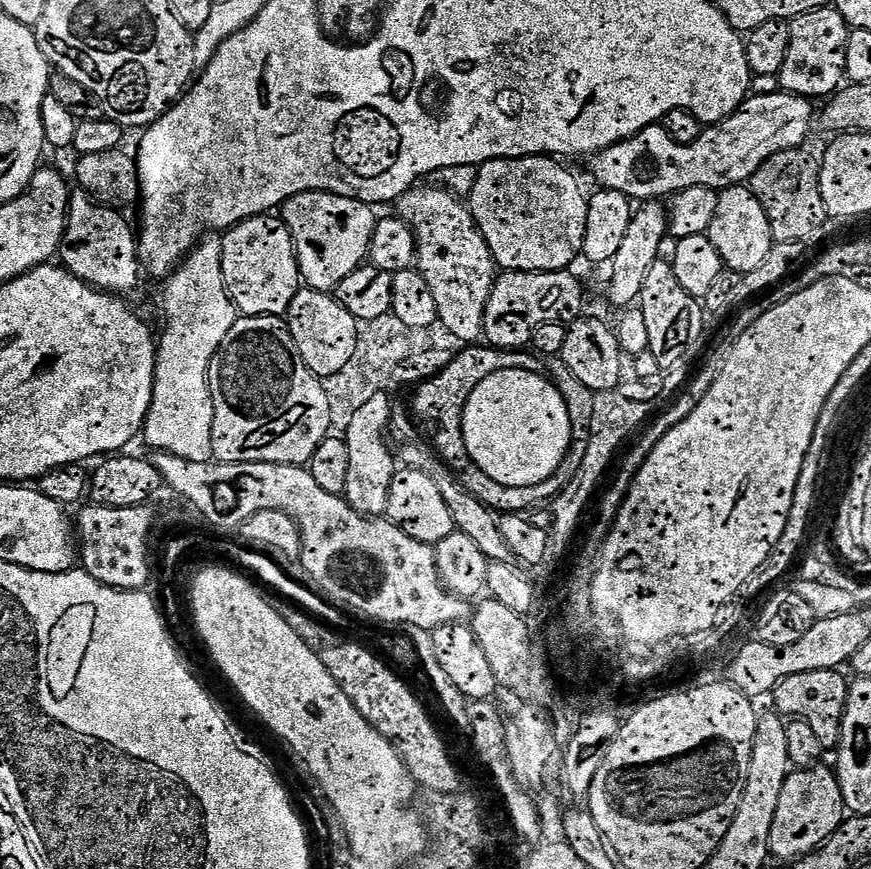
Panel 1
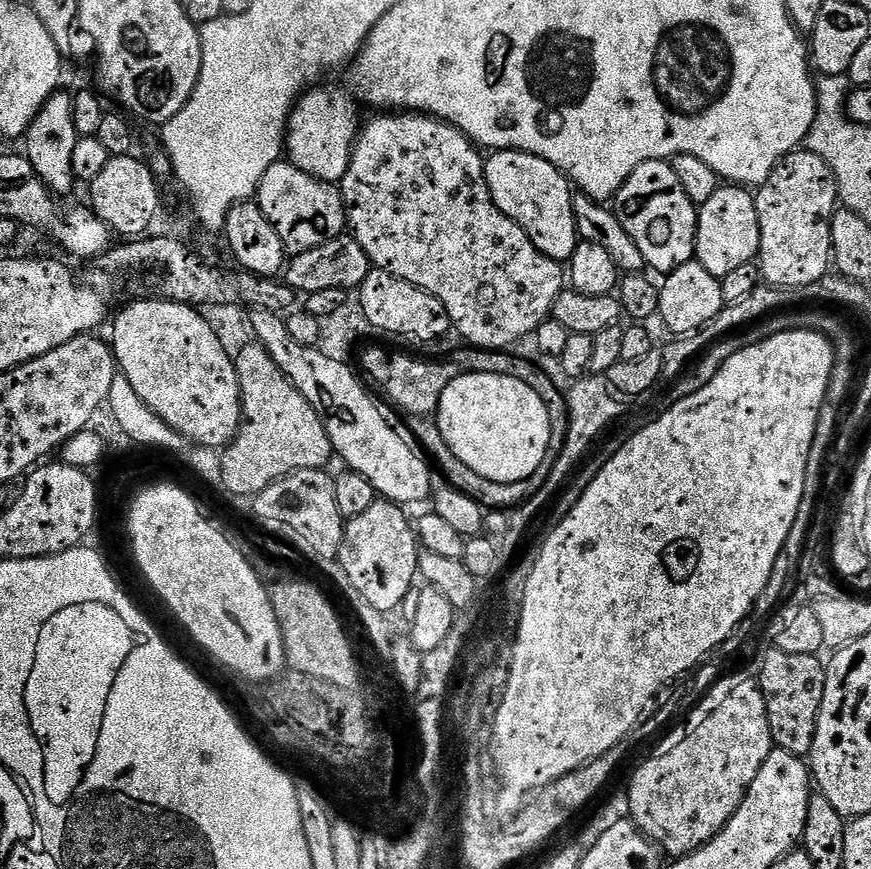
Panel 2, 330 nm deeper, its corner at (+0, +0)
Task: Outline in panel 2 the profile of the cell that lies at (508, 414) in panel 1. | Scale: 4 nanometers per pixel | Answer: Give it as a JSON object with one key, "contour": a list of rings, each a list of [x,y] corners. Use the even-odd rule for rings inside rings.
{"contour":[[[464,372],[455,376],[442,394],[434,420],[452,453],[490,482],[517,484],[530,478],[542,466],[550,446],[546,402],[526,382],[510,374]]]}

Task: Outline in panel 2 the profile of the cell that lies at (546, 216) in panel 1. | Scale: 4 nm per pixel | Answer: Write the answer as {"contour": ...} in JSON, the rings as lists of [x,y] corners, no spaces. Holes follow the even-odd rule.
{"contour":[[[496,150],[484,161],[484,177],[498,210],[522,226],[539,252],[561,262],[571,260],[578,243],[572,209],[574,188],[563,172],[529,152]]]}

